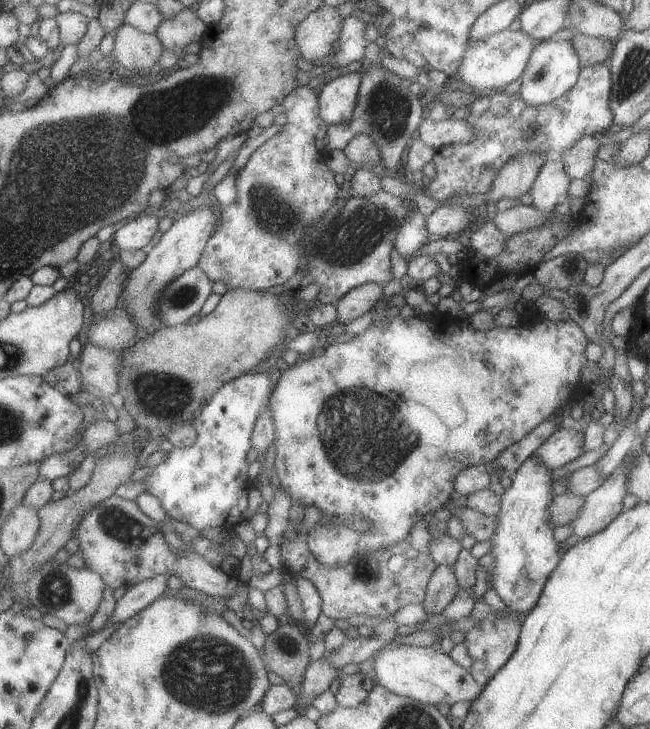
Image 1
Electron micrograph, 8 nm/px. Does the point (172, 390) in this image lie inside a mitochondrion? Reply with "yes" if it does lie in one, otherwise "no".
yes

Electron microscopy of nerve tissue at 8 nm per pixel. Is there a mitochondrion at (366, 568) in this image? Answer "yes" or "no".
yes

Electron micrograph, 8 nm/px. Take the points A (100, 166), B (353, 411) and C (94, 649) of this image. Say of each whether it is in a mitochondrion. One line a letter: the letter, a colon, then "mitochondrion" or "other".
A: mitochondrion
B: mitochondrion
C: other

